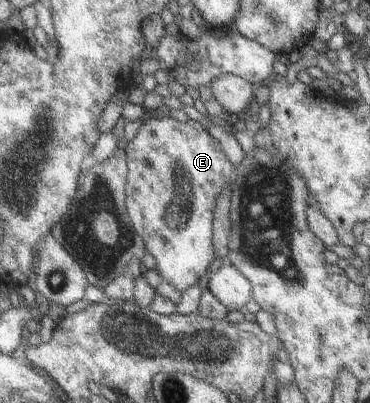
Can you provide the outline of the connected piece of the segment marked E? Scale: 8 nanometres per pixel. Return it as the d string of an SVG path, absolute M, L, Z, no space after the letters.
M157 117L157 119L148 118L144 126L140 129L138 135L133 139L133 141L128 143L126 147L128 153L128 161L130 166L130 177L128 180L128 191L127 200L128 213L133 221L136 231L140 233L141 237L145 239L148 245L148 251L157 260L157 271L159 275L166 281L169 285L173 286L177 291L184 292L187 287L199 283L200 279L203 278L209 266L216 259L215 249L213 248L212 241L212 220L214 219L214 208L217 195L222 191L226 184L231 183L233 178L233 171L235 166L228 161L226 156L223 154L222 150L219 149L219 143L203 129L202 125L191 119L182 123L173 119L172 117Z

